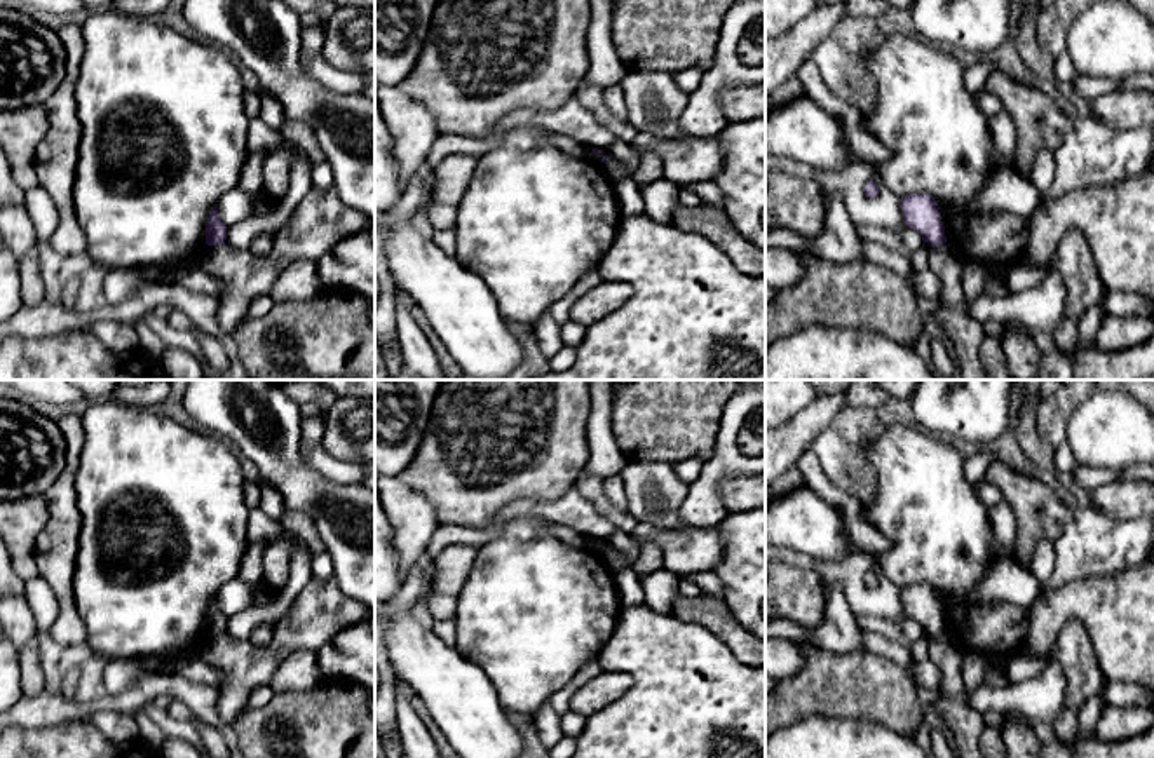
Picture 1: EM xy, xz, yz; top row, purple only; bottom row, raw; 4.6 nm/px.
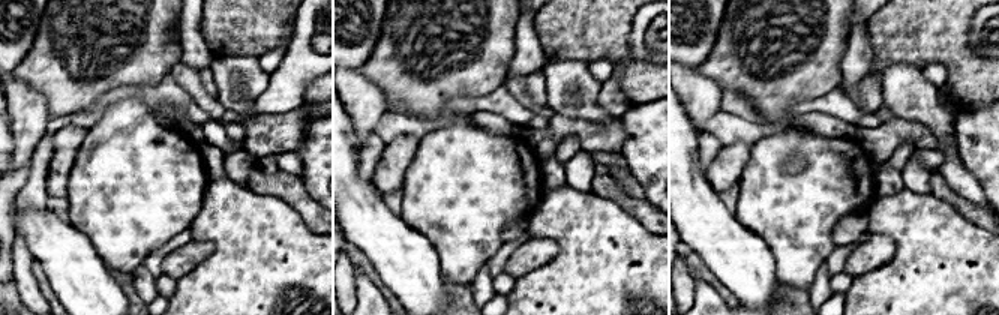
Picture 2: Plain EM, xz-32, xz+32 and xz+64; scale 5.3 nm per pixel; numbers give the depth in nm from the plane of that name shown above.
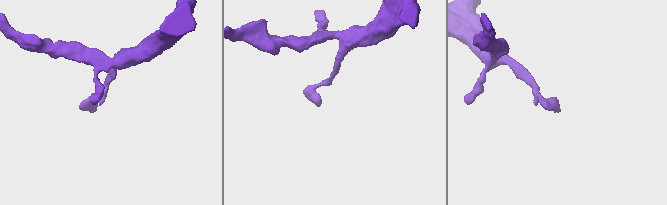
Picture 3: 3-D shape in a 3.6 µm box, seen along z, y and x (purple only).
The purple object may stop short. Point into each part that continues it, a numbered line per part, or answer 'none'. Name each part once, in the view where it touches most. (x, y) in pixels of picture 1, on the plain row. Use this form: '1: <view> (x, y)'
none

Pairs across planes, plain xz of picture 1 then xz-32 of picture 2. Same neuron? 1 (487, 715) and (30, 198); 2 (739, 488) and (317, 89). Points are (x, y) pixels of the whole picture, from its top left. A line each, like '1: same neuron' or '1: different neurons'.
1: different neurons
2: same neuron

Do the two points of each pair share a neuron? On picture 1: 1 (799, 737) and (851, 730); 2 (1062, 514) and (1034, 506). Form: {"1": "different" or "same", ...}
{"1": "same", "2": "same"}

